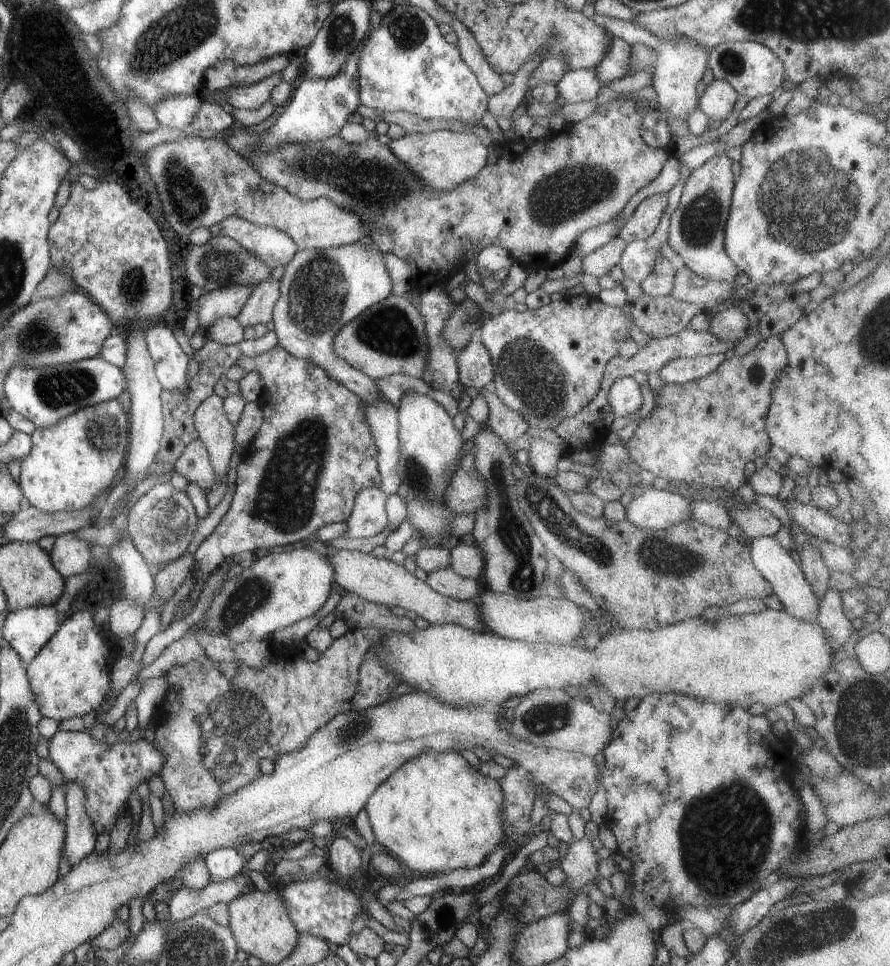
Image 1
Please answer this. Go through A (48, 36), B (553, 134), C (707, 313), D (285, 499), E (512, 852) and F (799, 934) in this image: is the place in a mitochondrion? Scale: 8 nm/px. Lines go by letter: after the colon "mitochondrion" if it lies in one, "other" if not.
A: other
B: other
C: other
D: mitochondrion
E: other
F: mitochondrion

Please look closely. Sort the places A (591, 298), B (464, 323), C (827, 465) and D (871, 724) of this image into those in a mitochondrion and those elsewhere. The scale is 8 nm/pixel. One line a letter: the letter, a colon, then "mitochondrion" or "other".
A: other
B: mitochondrion
C: other
D: mitochondrion

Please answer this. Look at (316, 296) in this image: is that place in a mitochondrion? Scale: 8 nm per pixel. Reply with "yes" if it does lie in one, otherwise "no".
yes

